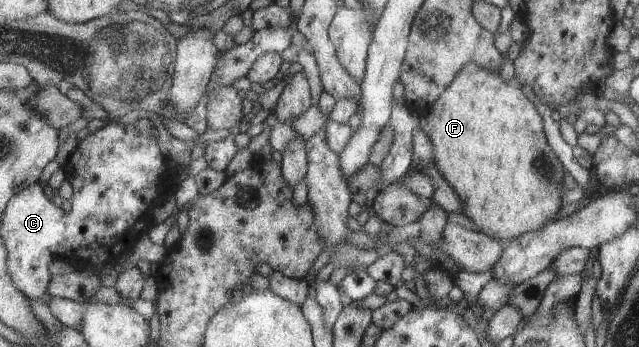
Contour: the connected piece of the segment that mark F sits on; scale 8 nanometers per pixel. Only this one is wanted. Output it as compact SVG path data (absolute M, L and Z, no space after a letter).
M468 63L454 77L454 81L449 85L447 90L432 105L430 114L426 114L426 118L419 121L418 128L427 133L431 139L431 143L434 145L433 163L440 171L440 174L447 180L447 183L454 189L454 192L460 197L461 203L463 204L462 212L476 226L478 231L504 243L508 243L512 239L518 239L520 235L532 231L539 231L541 228L546 227L548 223L554 222L557 218L556 216L558 216L558 212L560 212L560 208L564 206L561 186L564 174L568 172L565 170L558 156L556 156L556 153L550 148L550 144L548 144L548 138L546 138L544 130L544 117L540 116L534 104L526 98L526 95L516 83L508 83L502 80L498 74L484 70L477 64Z

